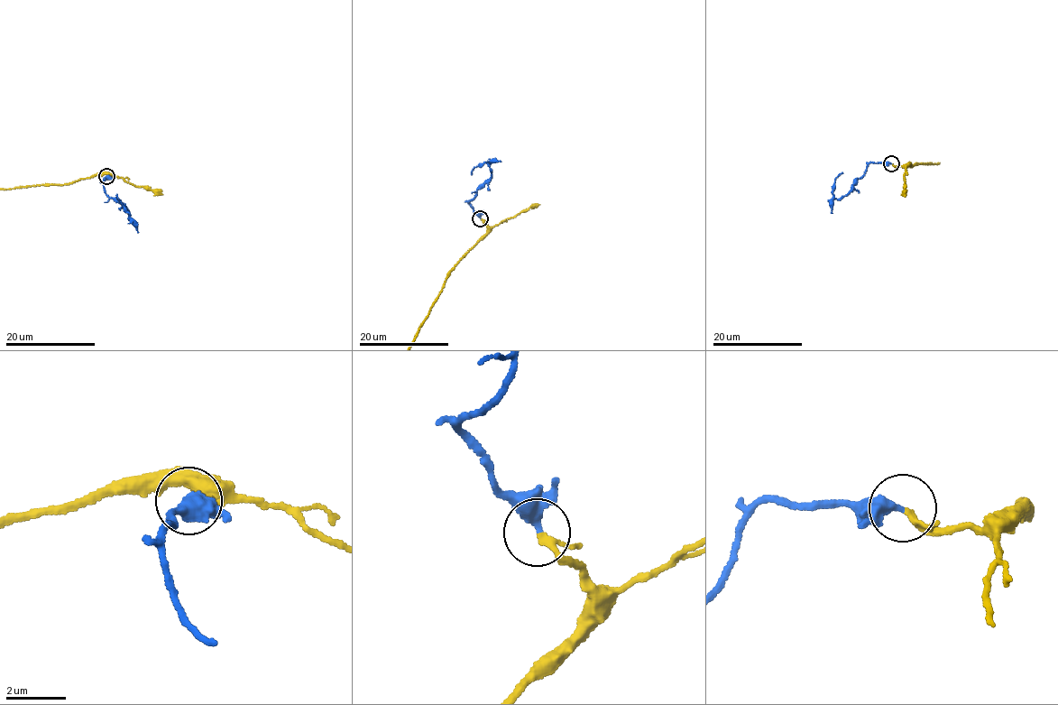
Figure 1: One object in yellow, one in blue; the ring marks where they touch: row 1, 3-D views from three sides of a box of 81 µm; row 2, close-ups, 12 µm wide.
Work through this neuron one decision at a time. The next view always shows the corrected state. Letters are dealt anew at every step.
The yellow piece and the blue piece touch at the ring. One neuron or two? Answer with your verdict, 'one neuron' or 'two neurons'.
one neuron

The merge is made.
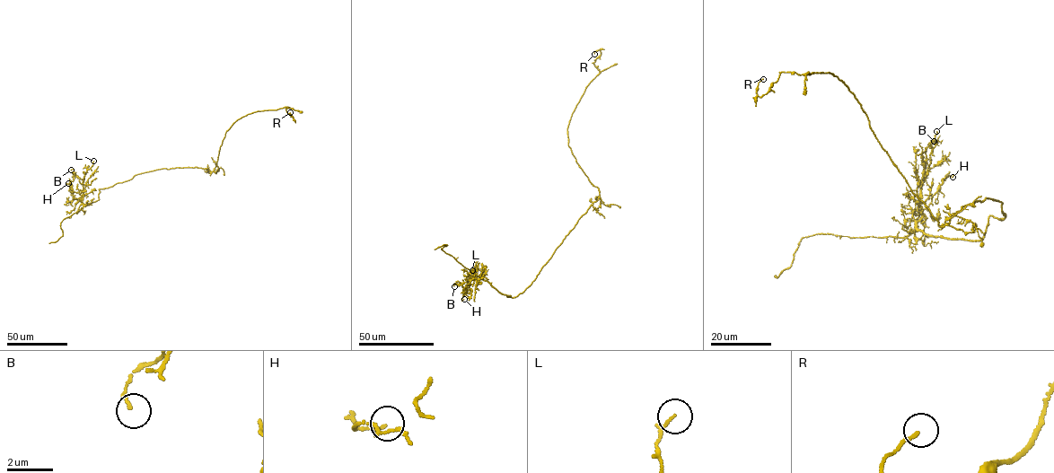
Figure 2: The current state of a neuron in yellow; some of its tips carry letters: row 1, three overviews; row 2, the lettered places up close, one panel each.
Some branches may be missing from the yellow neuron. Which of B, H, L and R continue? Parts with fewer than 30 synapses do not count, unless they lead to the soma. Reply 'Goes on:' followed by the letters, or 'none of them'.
Goes on: none of them

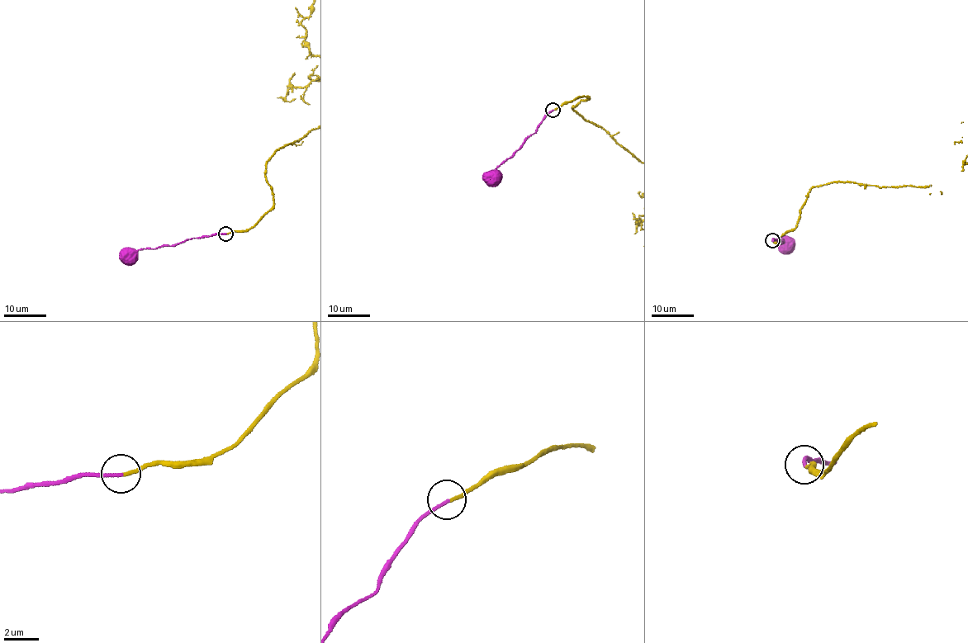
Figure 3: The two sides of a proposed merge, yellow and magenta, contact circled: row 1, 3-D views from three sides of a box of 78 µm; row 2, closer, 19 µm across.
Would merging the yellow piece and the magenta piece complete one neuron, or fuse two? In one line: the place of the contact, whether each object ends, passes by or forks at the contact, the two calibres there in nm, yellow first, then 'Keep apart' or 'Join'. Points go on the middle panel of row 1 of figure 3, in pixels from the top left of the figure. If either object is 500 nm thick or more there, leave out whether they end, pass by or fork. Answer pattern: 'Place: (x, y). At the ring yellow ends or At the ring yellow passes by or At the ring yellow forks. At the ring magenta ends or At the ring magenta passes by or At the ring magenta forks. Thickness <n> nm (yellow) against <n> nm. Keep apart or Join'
Place: (552, 110). At the ring yellow ends. At the ring magenta ends. Thickness 200 nm (yellow) against 180 nm. Join

